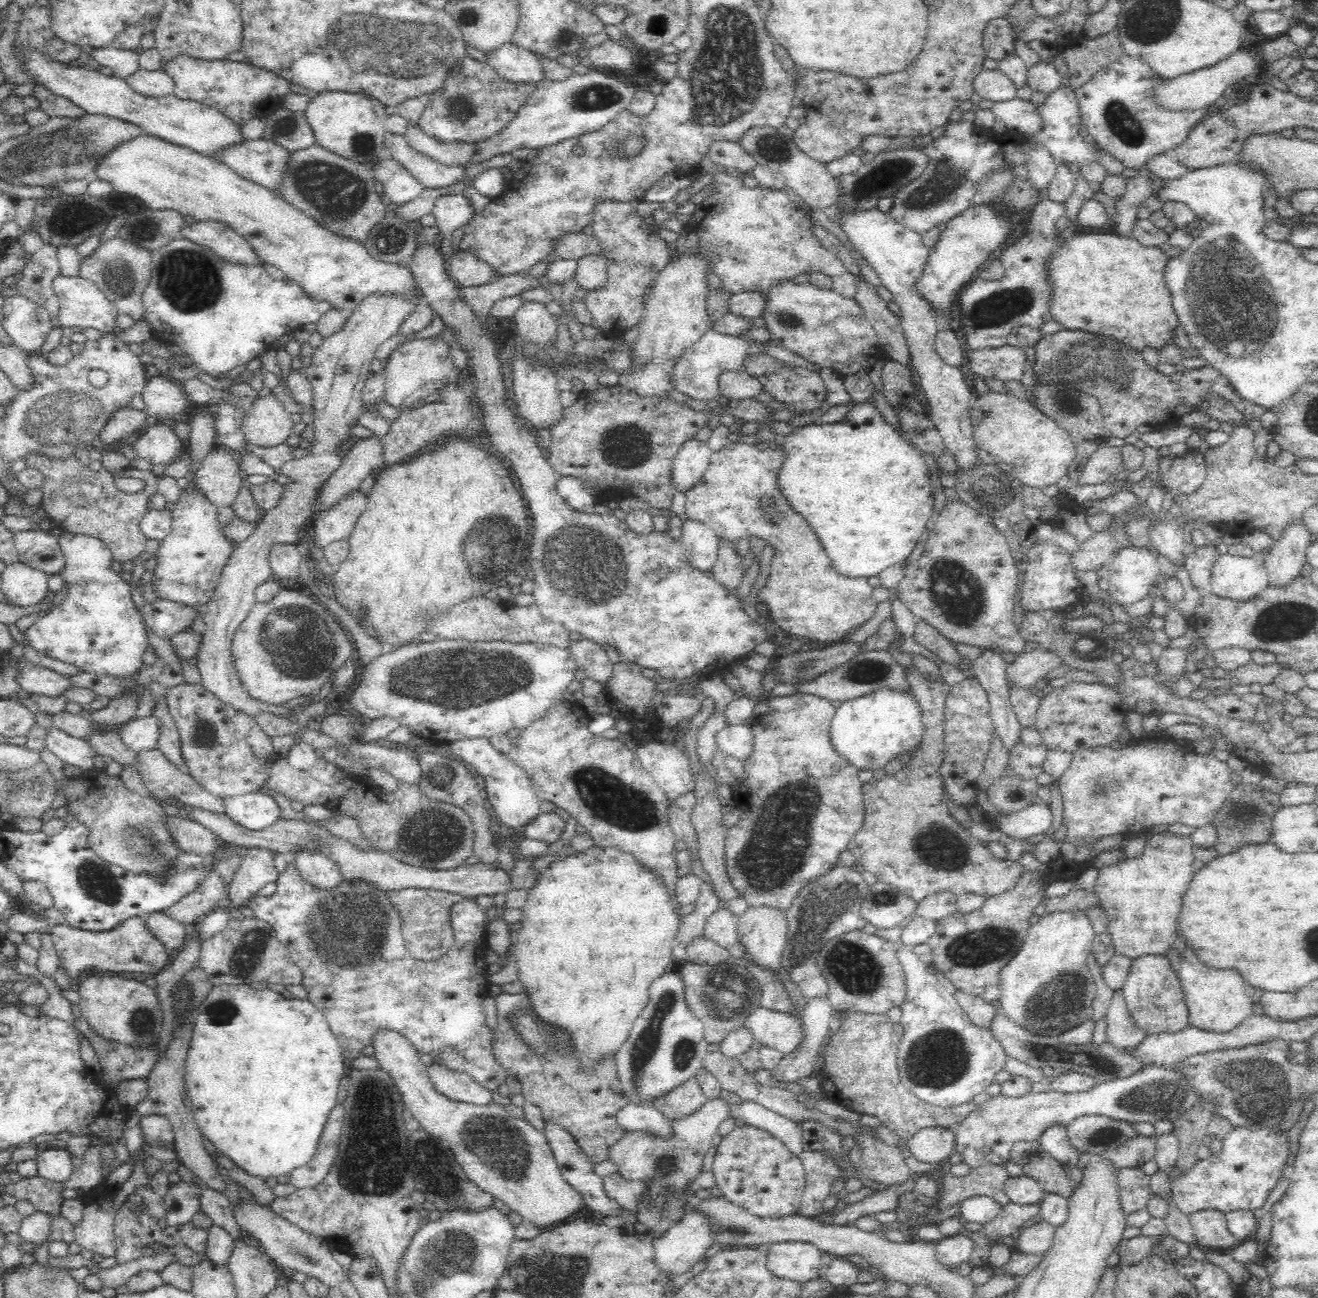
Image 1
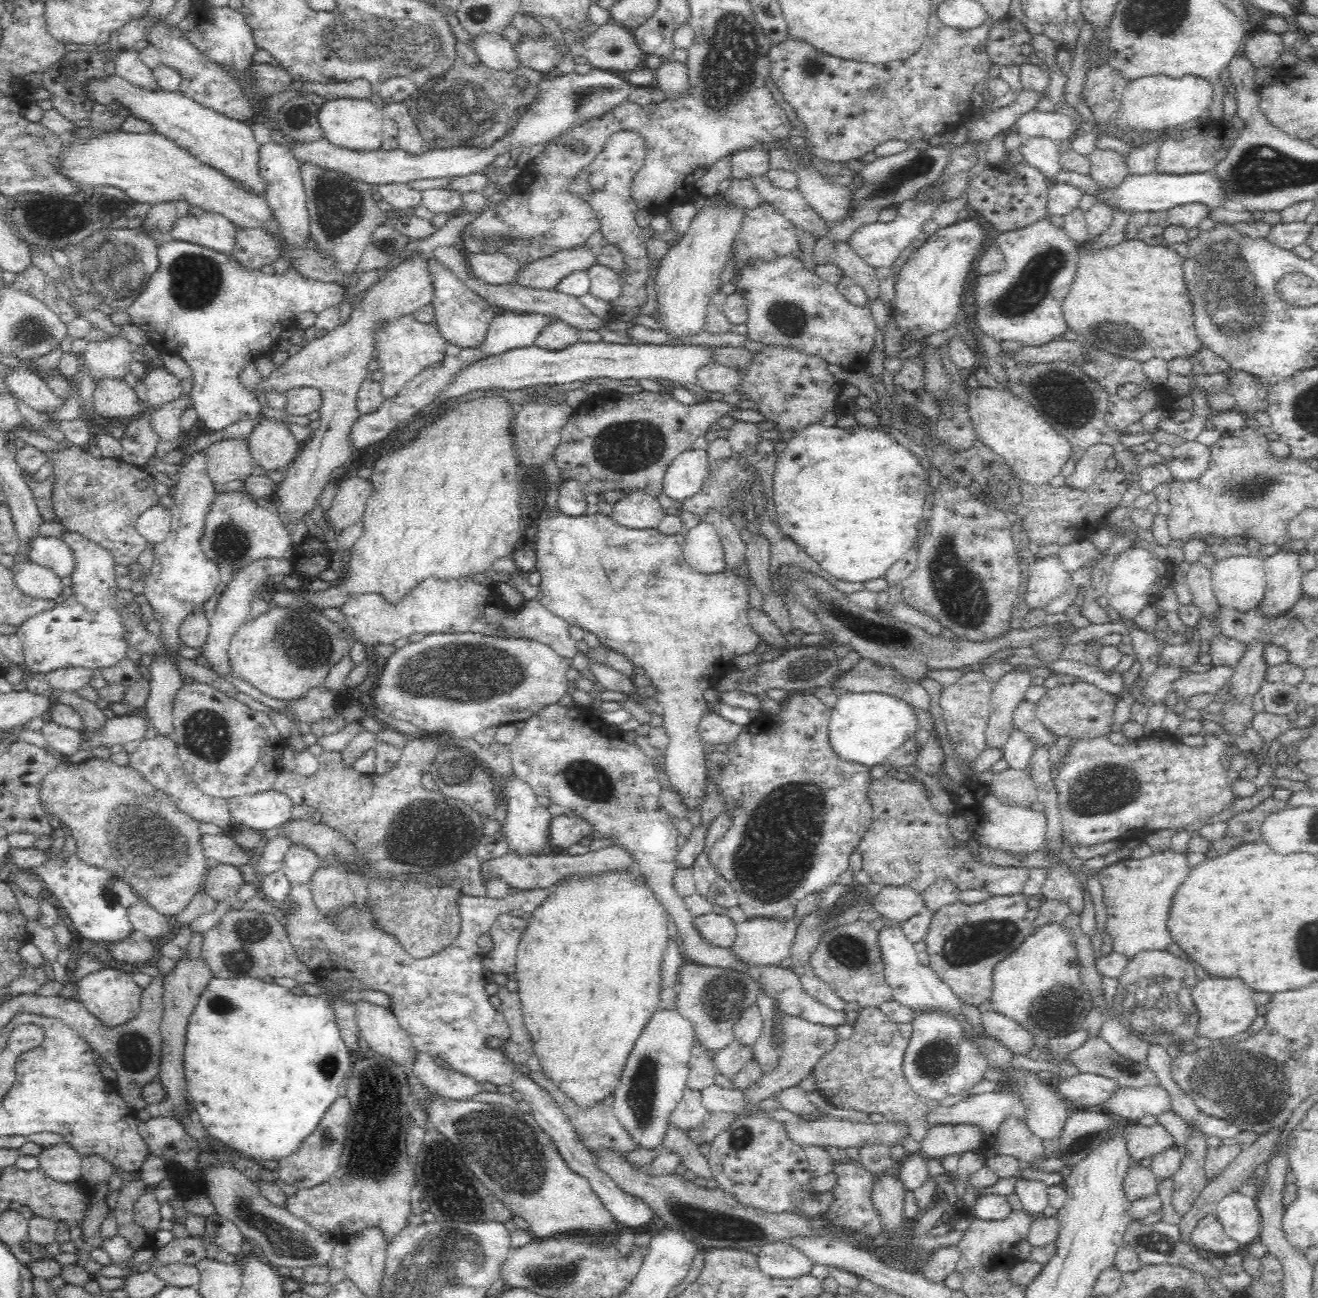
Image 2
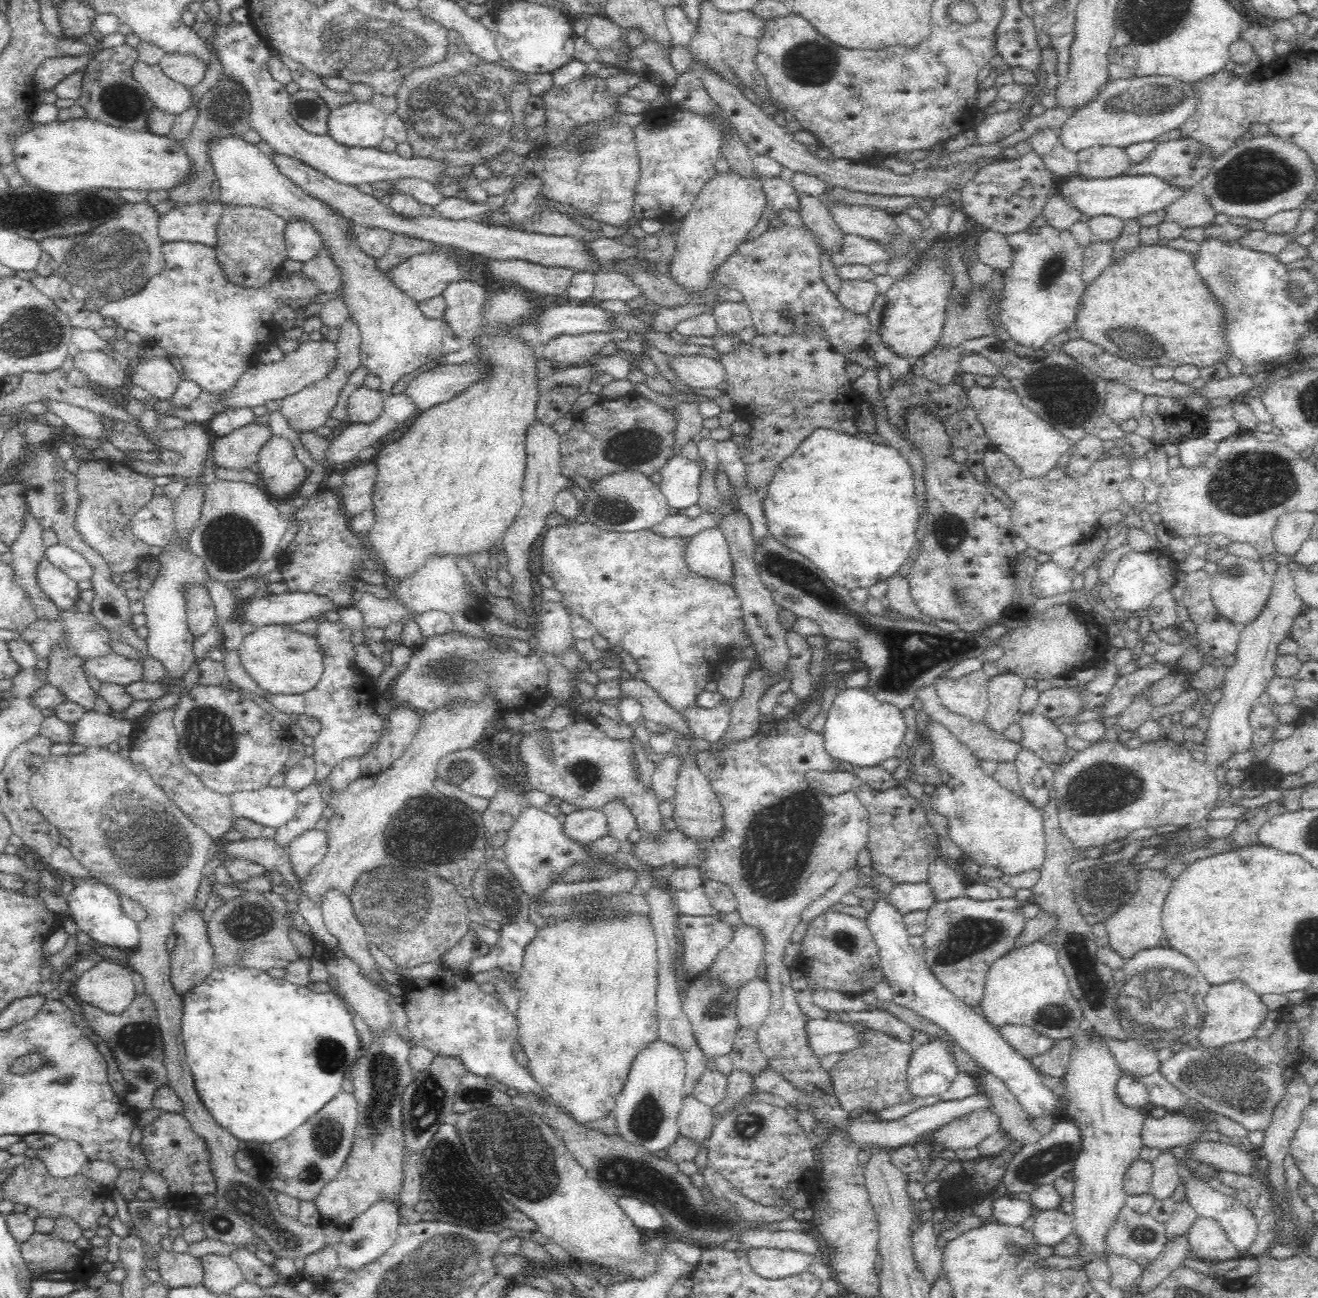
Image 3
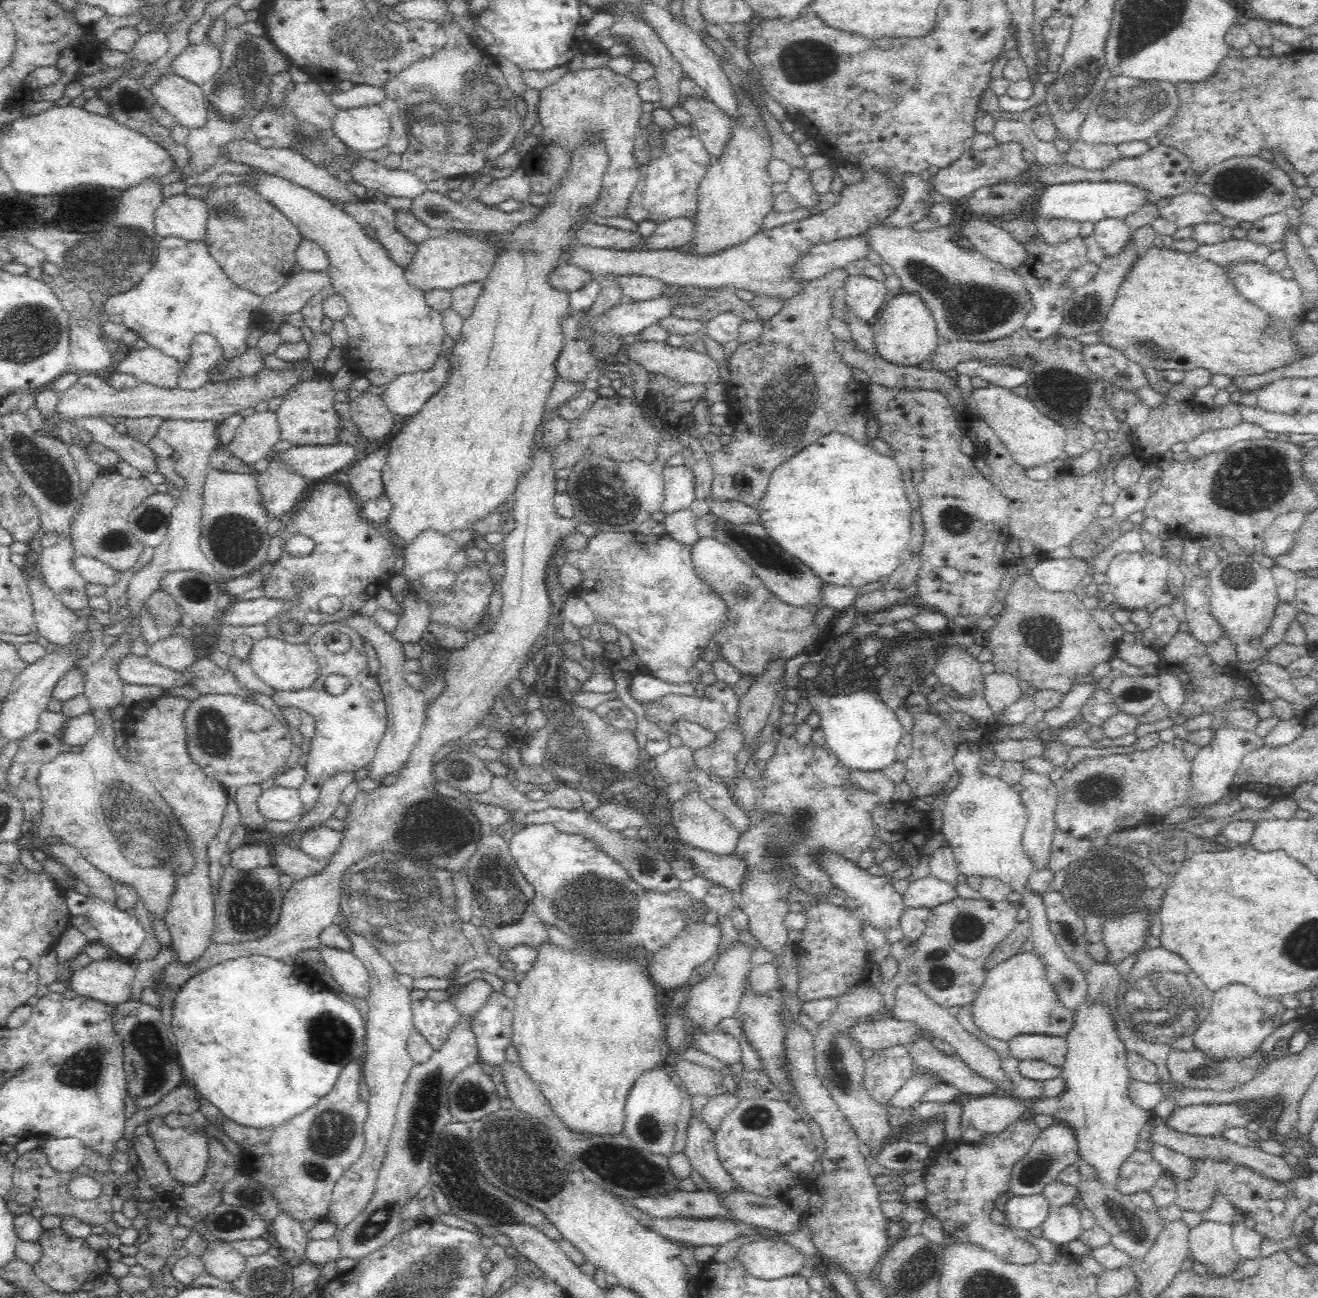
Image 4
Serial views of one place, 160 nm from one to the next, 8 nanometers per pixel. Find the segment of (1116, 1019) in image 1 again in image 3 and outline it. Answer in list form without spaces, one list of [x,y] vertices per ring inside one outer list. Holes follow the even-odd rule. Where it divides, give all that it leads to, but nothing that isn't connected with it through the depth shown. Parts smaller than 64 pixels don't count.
[[[1108,1039],[1107,1042],[1125,1075],[1148,1076],[1159,1071],[1161,1061],[1157,1058],[1156,1048],[1143,1046],[1134,1039],[1125,1042]]]

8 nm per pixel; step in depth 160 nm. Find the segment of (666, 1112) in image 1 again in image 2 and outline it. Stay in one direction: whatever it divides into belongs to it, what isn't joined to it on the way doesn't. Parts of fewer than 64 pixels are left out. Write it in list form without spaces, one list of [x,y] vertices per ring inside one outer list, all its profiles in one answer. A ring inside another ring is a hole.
[[[684,1088],[682,1100],[671,1115],[670,1125],[688,1131],[698,1127],[709,1115],[709,1111],[702,1103],[700,1091]]]

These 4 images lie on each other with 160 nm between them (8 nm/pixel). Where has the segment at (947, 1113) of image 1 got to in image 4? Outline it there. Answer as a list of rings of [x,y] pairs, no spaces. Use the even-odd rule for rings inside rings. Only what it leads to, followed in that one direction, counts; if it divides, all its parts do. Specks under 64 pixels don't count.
[[[902,1046],[874,1051],[874,1055],[866,1062],[866,1074],[864,1074],[864,1085],[872,1099],[886,1106],[893,1094],[912,1076],[912,1062],[911,1054]]]

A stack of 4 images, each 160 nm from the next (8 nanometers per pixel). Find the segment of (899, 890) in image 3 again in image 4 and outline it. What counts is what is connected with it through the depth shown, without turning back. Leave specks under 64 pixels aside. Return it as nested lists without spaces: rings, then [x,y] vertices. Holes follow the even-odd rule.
[[[929,873],[928,876],[918,880],[911,880],[908,888],[903,893],[904,904],[910,908],[935,906],[952,902],[958,898],[956,887],[950,882],[942,881],[938,877]]]

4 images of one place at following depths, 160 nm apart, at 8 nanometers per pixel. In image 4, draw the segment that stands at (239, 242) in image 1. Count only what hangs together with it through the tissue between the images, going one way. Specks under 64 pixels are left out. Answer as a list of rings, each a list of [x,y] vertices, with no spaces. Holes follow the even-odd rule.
[[[185,193],[173,194],[164,197],[156,207],[155,231],[160,238],[177,236],[189,241],[204,241],[207,216],[204,200]]]

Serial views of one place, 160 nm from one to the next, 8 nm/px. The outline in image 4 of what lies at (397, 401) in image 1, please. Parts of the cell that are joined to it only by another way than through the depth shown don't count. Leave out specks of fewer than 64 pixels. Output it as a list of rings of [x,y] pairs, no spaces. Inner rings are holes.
[[[253,169],[248,173],[248,185],[258,189],[268,201],[274,203],[294,226],[299,227],[302,236],[315,242],[328,255],[330,266],[327,274],[331,278],[336,294],[342,294],[350,305],[350,312],[342,322],[348,334],[343,356],[350,371],[370,380],[374,386],[386,386],[400,374],[430,370],[442,355],[442,341],[445,337],[443,316],[440,310],[431,307],[425,300],[425,292],[408,282],[404,267],[398,266],[390,251],[377,237],[370,237],[363,226],[348,216],[334,202],[310,189],[294,184],[284,178]]]

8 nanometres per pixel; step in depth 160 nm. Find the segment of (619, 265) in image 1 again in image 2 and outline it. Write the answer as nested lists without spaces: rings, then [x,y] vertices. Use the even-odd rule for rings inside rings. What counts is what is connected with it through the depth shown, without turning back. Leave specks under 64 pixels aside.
[[[616,132],[612,133],[607,139],[604,149],[590,162],[589,166],[580,170],[578,174],[569,178],[565,184],[565,192],[581,198],[598,217],[599,230],[603,234],[606,244],[612,244],[624,255],[628,268],[626,272],[620,274],[622,287],[625,294],[618,300],[610,303],[613,308],[634,308],[639,307],[647,302],[647,293],[645,292],[645,280],[648,278],[652,268],[646,252],[645,242],[647,238],[642,233],[642,228],[637,225],[635,216],[639,210],[637,204],[632,199],[632,184],[634,184],[636,174],[640,168],[644,167],[646,150],[644,139],[640,138],[633,132]]]

